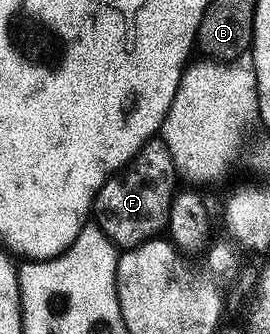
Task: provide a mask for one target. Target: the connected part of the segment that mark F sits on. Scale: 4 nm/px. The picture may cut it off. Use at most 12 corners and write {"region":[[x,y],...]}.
{"region":[[151,137],[93,195],[116,248],[166,228],[177,172]]}

